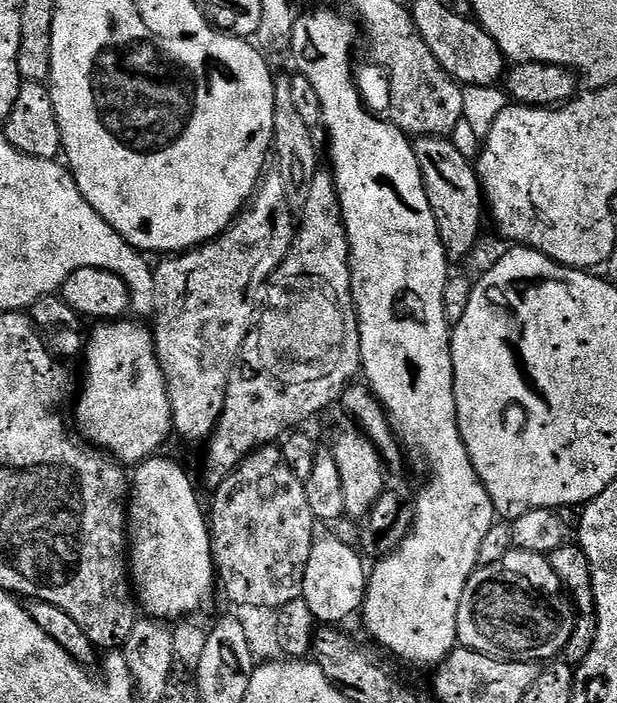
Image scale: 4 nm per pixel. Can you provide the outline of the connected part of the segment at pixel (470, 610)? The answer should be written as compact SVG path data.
M513 550L502 558L502 562L477 567L466 582L466 590L462 590L462 602L458 606L456 639L462 648L487 653L495 650L505 657L525 662L548 662L563 653L571 632L575 630L576 617L569 593L555 573L549 557L543 552Z

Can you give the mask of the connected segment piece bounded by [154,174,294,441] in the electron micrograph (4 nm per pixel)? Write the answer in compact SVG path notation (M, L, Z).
M268 174L263 177L262 183L256 189L256 195L248 201L243 212L232 221L232 225L225 232L209 240L207 244L200 245L190 252L181 252L179 254L168 254L163 257L164 260L159 265L155 265L156 273L156 294L154 297L154 305L156 304L156 328L154 327L154 339L156 341L156 354L162 361L162 367L166 373L168 381L168 397L172 402L172 427L175 435L178 437L185 436L188 440L200 440L212 435L212 431L216 429L218 418L222 414L222 406L226 398L226 386L228 379L232 373L232 365L240 359L240 351L246 342L249 332L254 327L254 321L258 316L258 304L256 308L256 295L261 295L262 289L267 285L268 279L272 277L276 268L288 257L288 251L292 249L292 241L294 239L294 209L291 204L287 203L288 195L286 194L286 186L282 182L282 178L278 174Z

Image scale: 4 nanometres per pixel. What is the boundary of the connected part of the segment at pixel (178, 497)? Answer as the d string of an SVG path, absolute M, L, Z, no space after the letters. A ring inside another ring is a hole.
M156 455L141 461L132 474L128 510L130 543L130 579L139 607L149 617L176 622L191 617L212 600L212 587L217 587L218 573L212 555L211 527L193 489L187 472L176 462Z

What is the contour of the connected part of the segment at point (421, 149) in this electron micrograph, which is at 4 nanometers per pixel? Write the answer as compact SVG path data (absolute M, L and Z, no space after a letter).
M419 137L413 148L419 160L420 169L423 170L427 197L430 200L431 212L435 216L444 252L447 253L449 261L456 262L456 260L464 259L480 240L480 223L486 220L486 201L475 165L452 142L454 141L447 137Z

